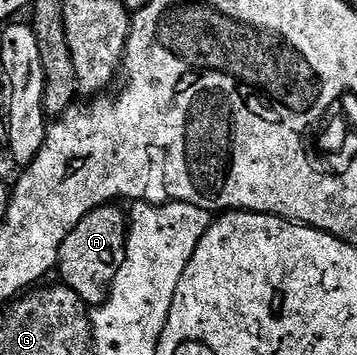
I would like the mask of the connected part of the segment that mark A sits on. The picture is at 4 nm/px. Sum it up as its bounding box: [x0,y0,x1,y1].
[58,205,129,305]

